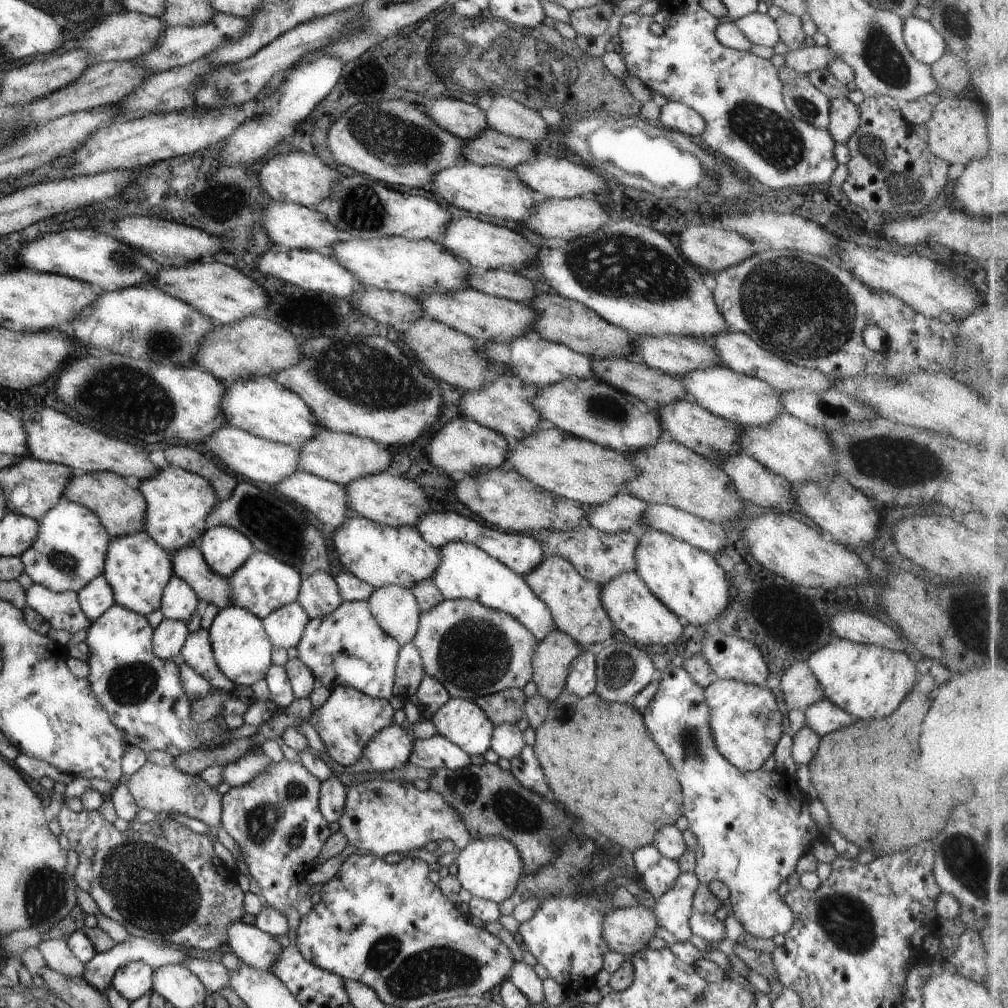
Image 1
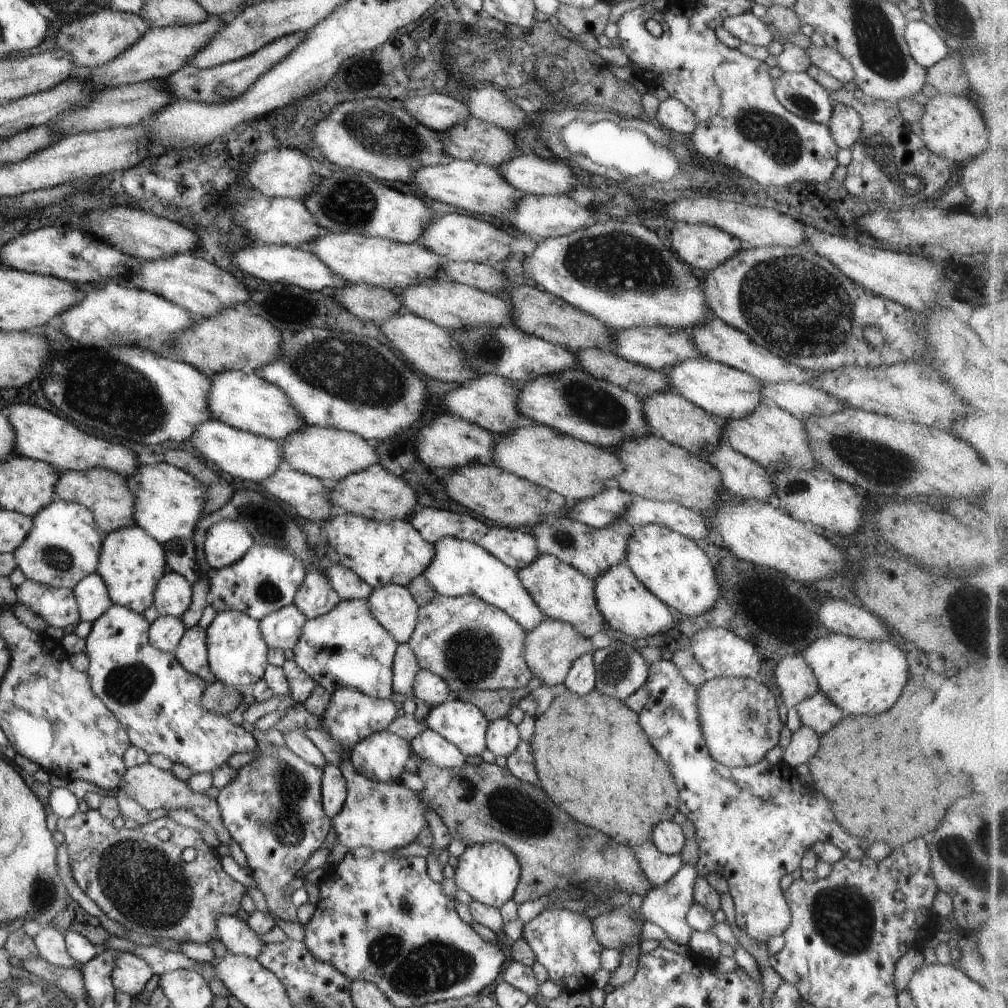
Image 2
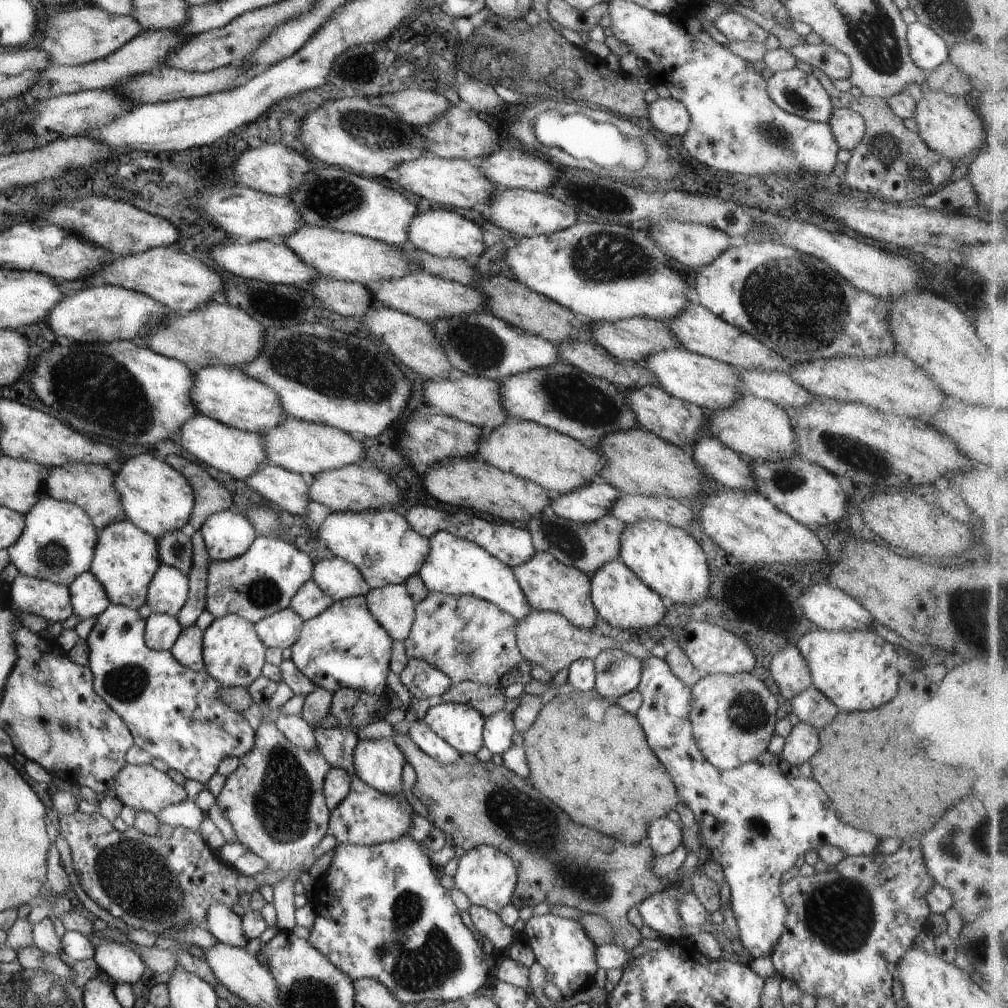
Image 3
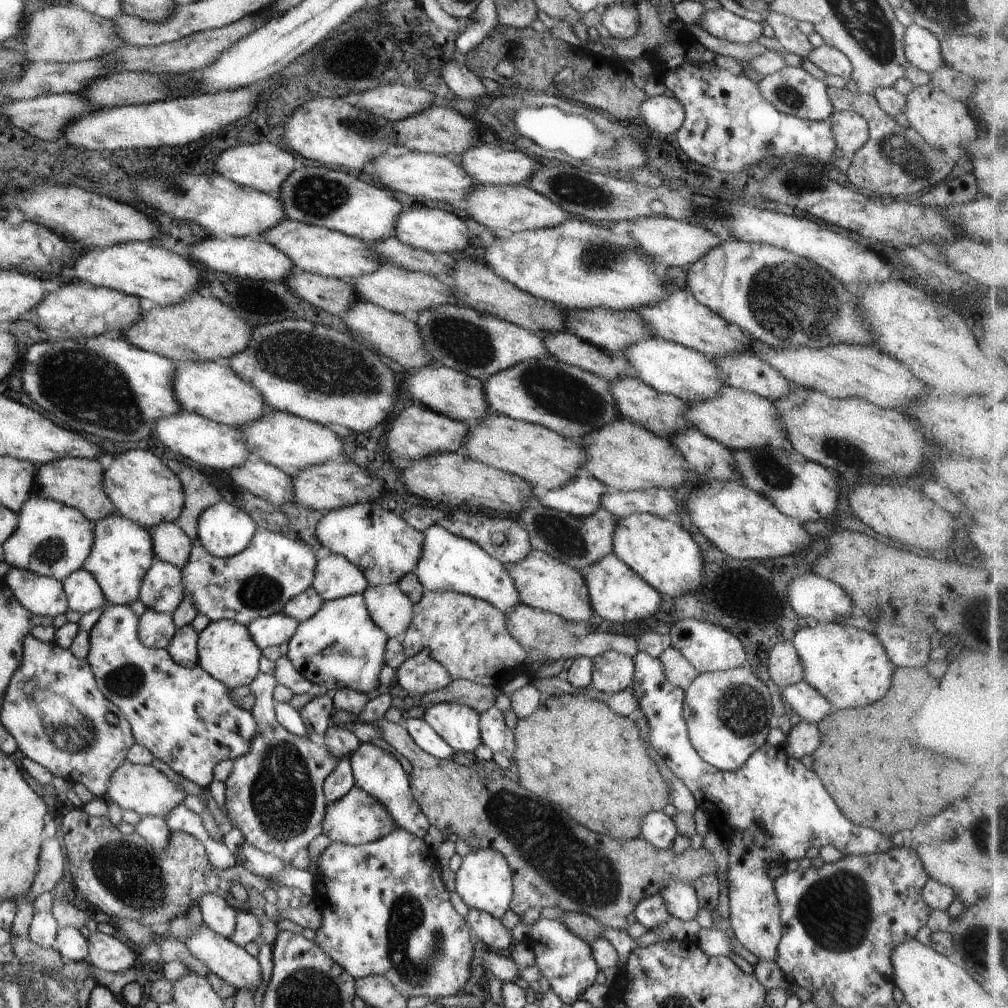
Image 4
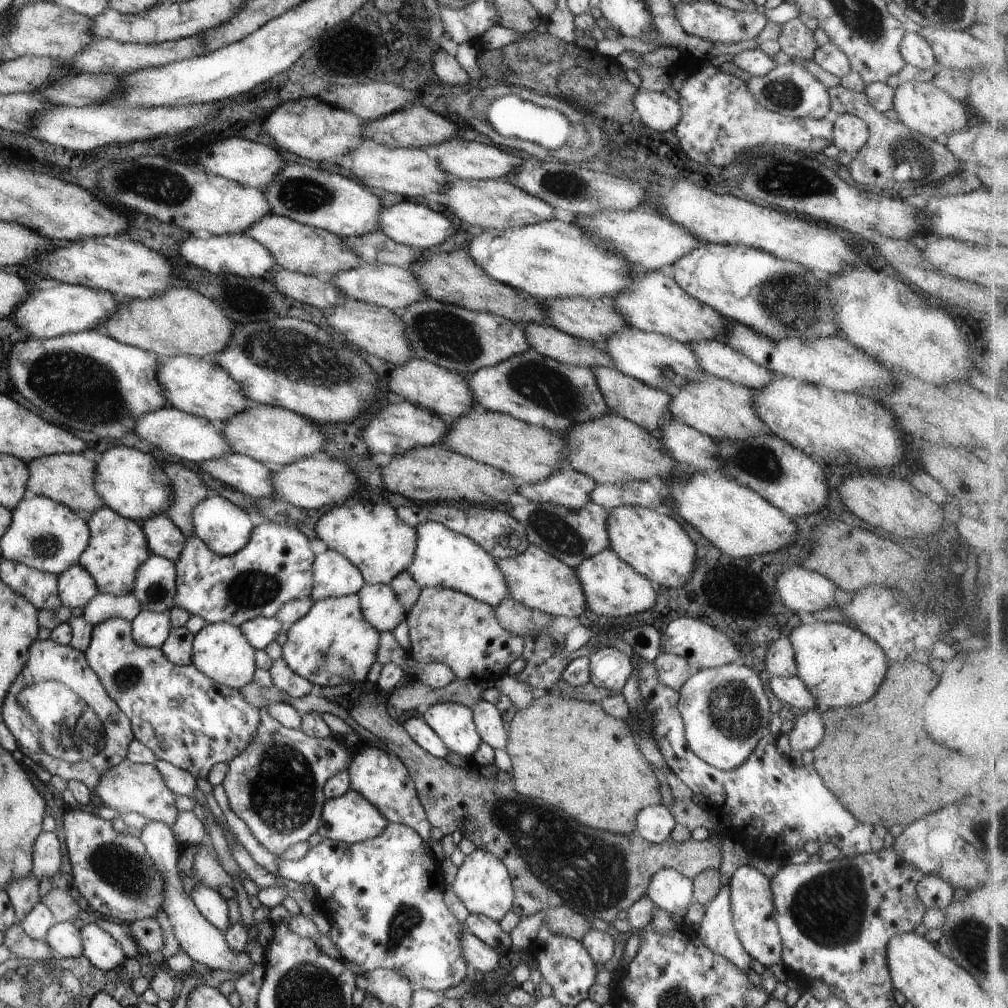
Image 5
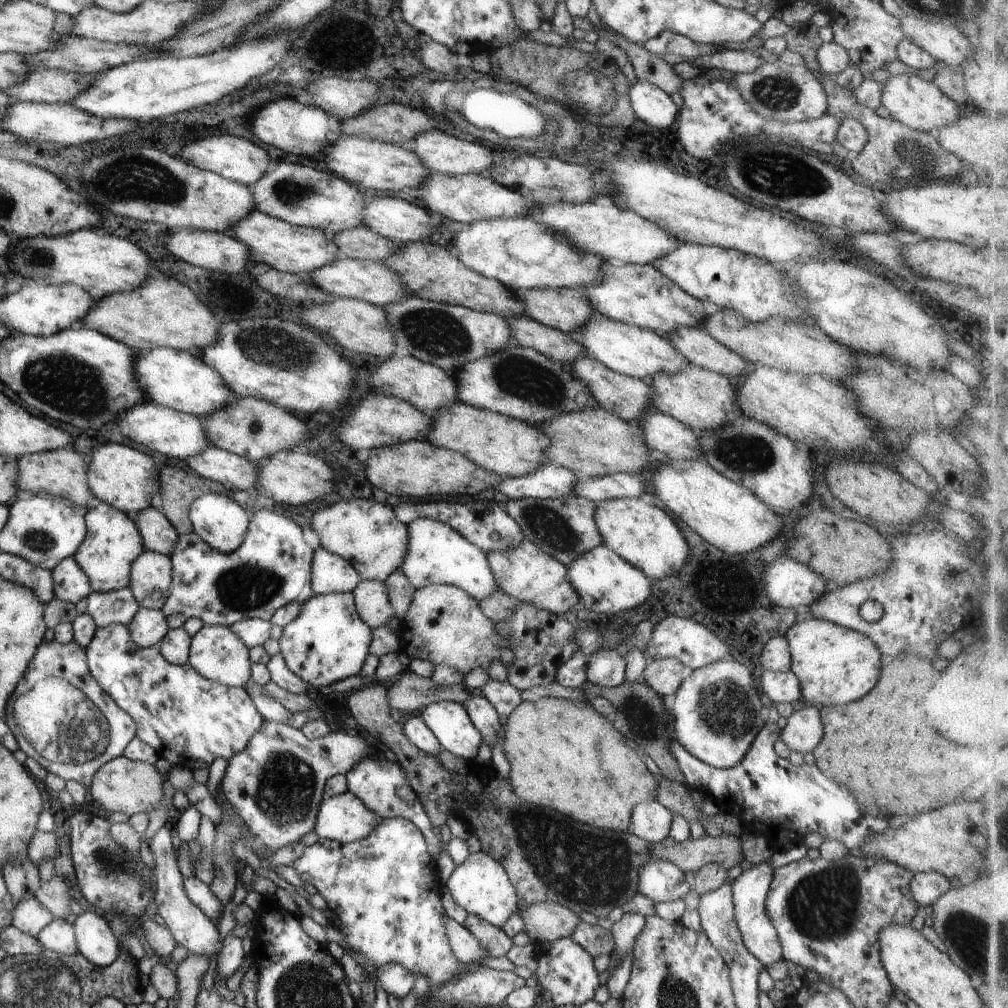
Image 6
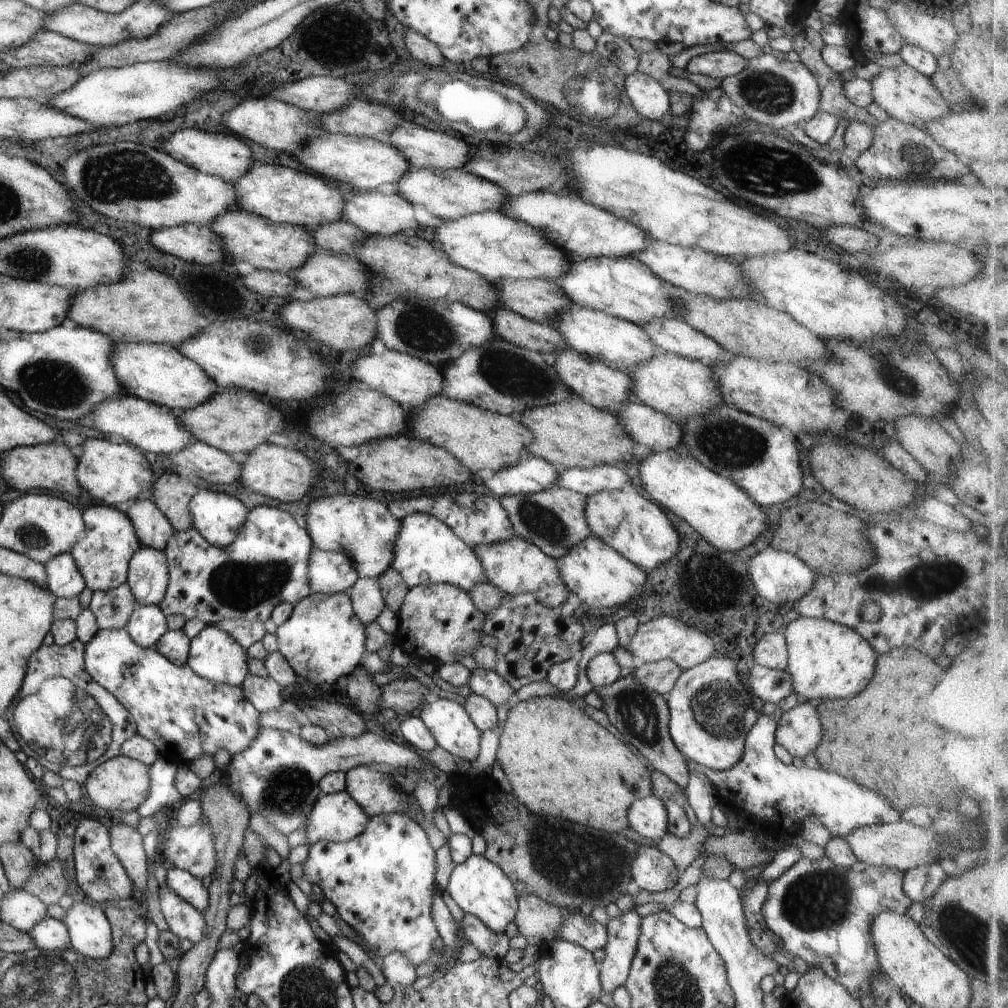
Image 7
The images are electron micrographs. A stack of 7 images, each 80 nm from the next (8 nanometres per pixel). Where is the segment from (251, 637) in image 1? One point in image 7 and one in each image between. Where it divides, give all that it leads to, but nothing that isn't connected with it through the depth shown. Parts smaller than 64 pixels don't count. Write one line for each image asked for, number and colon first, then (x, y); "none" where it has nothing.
2: (237, 651)
3: (234, 655)
4: (227, 651)
5: (220, 650)
6: (216, 652)
7: (214, 655)

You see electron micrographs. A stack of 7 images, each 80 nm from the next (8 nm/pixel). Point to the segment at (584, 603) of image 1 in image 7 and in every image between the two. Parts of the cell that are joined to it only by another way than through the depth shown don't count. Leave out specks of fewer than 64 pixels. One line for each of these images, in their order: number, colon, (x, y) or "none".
2: (563, 593)
3: (551, 586)
4: (543, 582)
5: (536, 579)
6: (527, 574)
7: (516, 566)

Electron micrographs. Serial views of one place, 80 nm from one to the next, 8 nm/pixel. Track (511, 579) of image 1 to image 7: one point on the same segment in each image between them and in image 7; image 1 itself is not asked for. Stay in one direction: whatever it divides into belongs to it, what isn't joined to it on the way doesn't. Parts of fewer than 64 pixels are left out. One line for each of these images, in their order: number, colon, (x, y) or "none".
2: (459, 567)
3: (455, 566)
4: (448, 563)
5: (443, 558)
6: (437, 554)
7: (427, 551)

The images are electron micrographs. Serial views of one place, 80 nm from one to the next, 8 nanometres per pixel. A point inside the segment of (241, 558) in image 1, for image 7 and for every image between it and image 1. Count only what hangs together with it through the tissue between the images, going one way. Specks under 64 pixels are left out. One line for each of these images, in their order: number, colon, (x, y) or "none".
2: (226, 542)
3: (227, 535)
4: (224, 530)
5: (225, 528)
6: (220, 521)
7: (218, 517)

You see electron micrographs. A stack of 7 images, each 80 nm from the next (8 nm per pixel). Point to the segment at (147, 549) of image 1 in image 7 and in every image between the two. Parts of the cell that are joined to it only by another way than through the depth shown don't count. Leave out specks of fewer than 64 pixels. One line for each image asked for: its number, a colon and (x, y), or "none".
2: (132, 563)
3: (126, 559)
4: (123, 551)
5: (118, 545)
6: (114, 542)
7: (102, 557)

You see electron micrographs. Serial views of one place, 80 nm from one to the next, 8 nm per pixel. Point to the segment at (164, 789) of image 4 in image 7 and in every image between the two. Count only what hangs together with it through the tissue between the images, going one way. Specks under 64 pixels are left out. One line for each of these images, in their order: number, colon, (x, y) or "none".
5: (127, 787)
6: (123, 785)
7: (123, 784)

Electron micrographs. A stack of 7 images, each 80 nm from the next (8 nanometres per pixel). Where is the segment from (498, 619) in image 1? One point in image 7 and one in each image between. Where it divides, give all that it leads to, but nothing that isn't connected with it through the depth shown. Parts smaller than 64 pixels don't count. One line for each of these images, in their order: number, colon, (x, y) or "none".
2: (463, 640)
3: (469, 639)
4: (470, 638)
5: (445, 626)
6: (446, 626)
7: (438, 623)

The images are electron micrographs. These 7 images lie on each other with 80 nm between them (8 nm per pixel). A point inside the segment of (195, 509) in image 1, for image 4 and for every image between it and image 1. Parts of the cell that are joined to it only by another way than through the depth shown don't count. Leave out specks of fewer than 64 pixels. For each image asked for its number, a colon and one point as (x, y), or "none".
2: (169, 502)
3: (157, 497)
4: (144, 490)

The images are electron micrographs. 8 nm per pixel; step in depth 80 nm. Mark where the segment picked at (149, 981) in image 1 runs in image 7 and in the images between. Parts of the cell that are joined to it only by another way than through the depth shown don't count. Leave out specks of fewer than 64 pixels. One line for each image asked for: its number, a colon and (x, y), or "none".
2: (130, 974)
3: (123, 965)
4: (106, 952)
5: (99, 947)
6: (96, 940)
7: (90, 932)

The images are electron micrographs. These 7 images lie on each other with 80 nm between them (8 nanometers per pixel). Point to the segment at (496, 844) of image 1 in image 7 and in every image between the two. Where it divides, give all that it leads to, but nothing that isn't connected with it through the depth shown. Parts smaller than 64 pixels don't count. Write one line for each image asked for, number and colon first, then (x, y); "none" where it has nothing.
2: (489, 872)
3: (488, 876)
4: (484, 880)
5: (483, 883)
6: (480, 884)
7: (481, 888)

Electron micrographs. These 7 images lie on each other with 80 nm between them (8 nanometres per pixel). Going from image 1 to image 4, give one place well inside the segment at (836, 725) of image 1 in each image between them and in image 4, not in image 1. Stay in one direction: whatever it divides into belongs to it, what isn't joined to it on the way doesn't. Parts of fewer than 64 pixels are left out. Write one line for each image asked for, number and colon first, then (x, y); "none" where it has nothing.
2: (818, 712)
3: (812, 707)
4: (801, 698)

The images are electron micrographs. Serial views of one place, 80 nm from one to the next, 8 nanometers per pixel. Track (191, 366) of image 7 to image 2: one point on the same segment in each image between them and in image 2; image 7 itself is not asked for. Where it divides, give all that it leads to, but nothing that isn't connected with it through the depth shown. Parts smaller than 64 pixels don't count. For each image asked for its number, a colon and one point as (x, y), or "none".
2: (245, 401)
3: (231, 396)
4: (212, 389)
5: (198, 386)
6: (180, 380)

